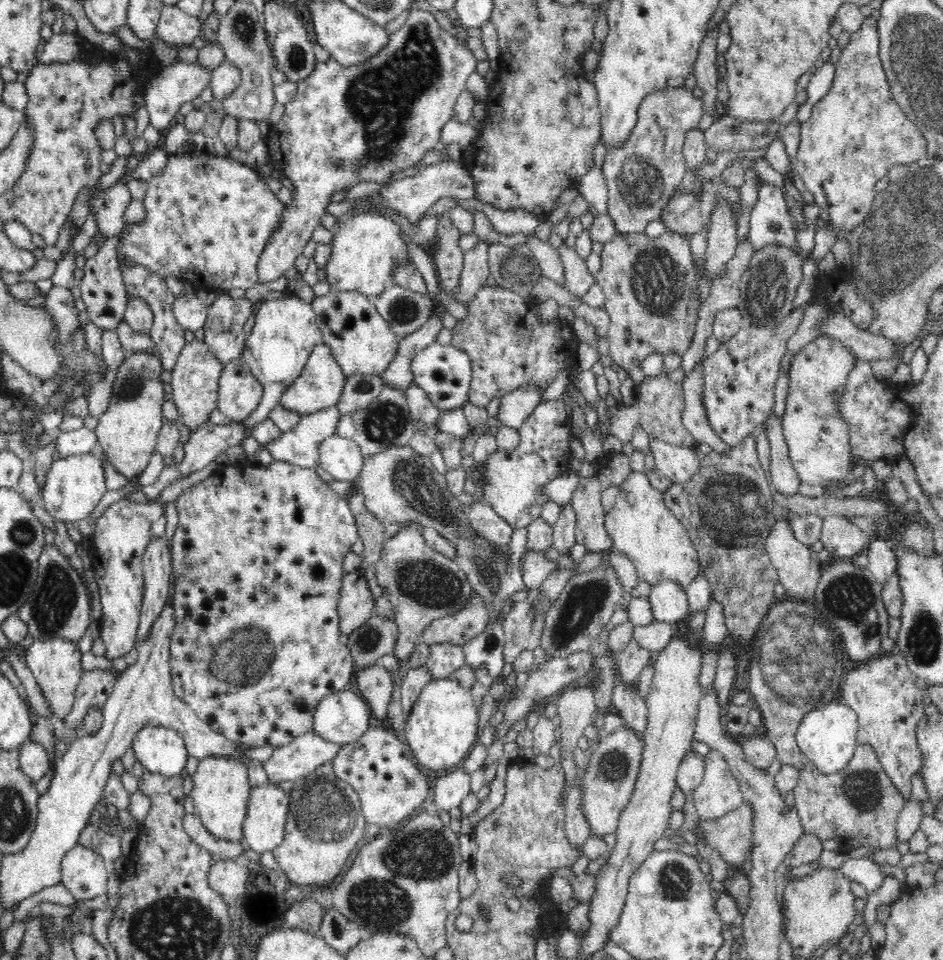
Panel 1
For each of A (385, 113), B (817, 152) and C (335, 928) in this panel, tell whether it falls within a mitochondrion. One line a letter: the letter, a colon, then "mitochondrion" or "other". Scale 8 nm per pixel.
A: mitochondrion
B: other
C: mitochondrion

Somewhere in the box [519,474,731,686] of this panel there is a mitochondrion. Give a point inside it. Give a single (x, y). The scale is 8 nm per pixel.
(586, 601)

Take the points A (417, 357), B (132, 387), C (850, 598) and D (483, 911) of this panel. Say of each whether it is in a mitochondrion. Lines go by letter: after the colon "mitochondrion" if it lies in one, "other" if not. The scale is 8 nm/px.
A: other
B: mitochondrion
C: mitochondrion
D: other

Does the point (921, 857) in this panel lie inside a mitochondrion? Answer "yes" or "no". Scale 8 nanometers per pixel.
no

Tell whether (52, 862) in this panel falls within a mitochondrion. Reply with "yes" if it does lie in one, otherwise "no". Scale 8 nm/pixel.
no

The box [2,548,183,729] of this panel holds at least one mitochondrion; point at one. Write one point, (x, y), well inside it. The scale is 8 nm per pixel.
(56, 597)

